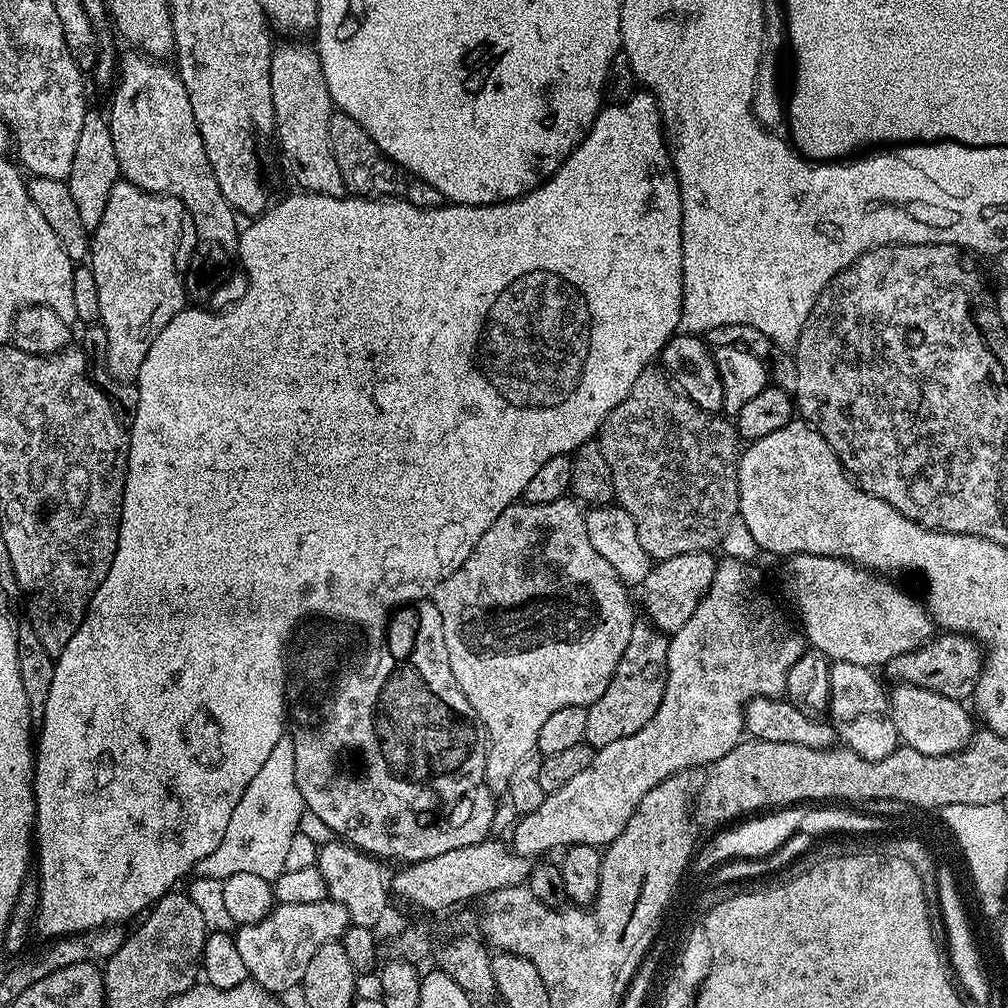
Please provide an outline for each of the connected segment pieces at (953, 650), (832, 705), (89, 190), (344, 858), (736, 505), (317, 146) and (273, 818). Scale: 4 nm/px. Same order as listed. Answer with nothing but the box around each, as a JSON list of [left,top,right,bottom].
[[882,632,984,701],[827,661,902,760],[66,110,121,230],[316,838,390,929],[598,366,742,562],[270,43,345,196],[195,734,306,881]]

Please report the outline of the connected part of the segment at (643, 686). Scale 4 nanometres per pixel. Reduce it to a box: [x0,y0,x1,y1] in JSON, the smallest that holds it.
[585,618,669,750]

